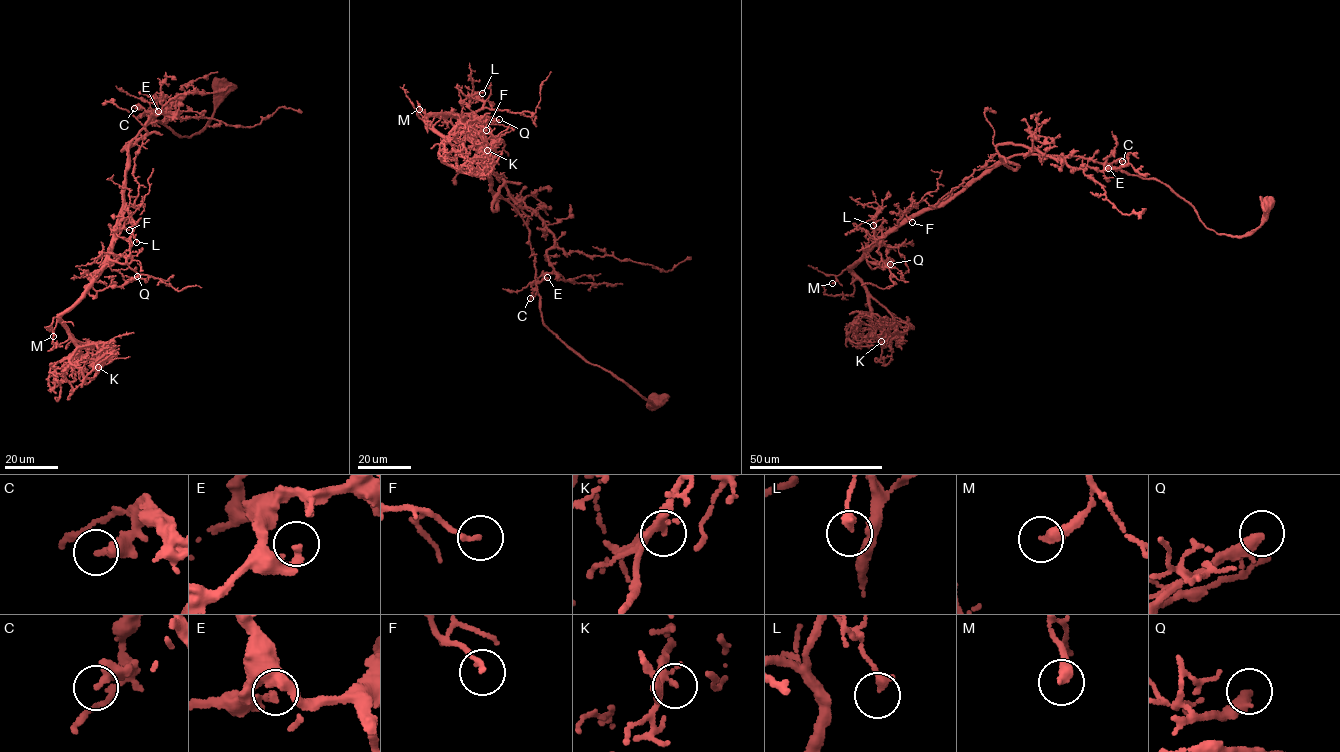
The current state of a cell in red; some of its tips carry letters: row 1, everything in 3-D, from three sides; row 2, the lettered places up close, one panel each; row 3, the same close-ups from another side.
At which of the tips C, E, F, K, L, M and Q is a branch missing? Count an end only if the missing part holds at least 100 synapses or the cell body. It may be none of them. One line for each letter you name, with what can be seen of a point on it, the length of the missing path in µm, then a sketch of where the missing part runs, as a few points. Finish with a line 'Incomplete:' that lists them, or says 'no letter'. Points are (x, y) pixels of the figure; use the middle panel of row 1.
Incomplete: no letter

